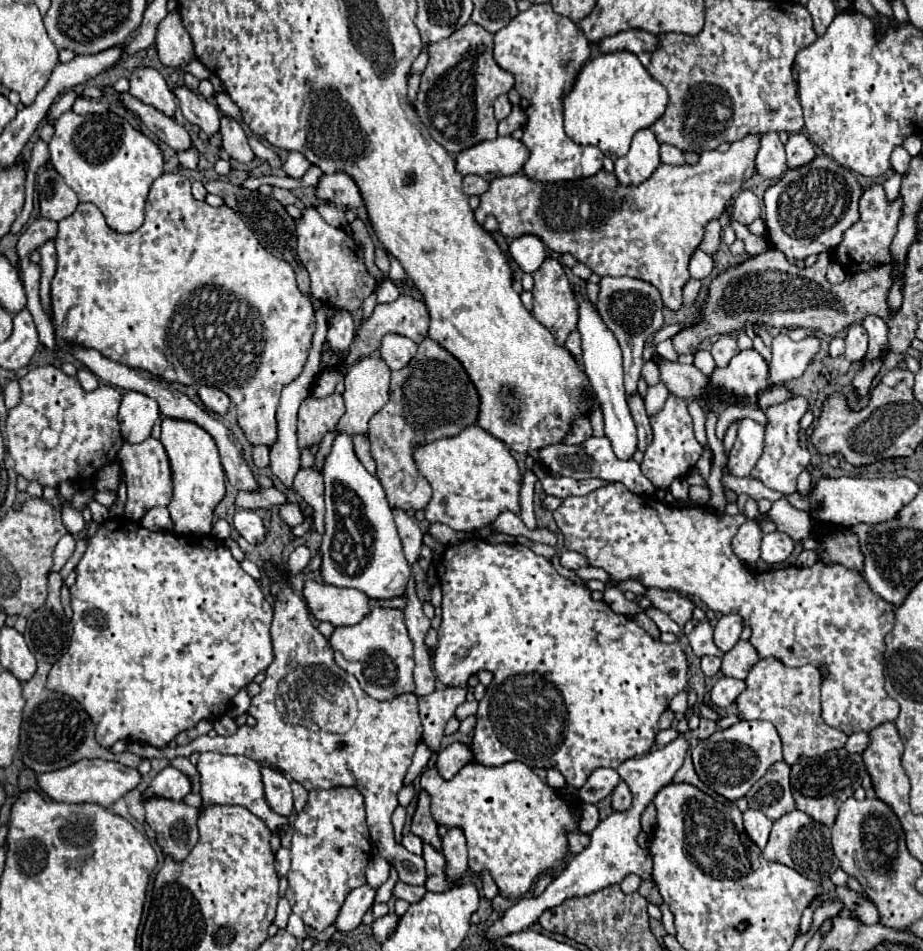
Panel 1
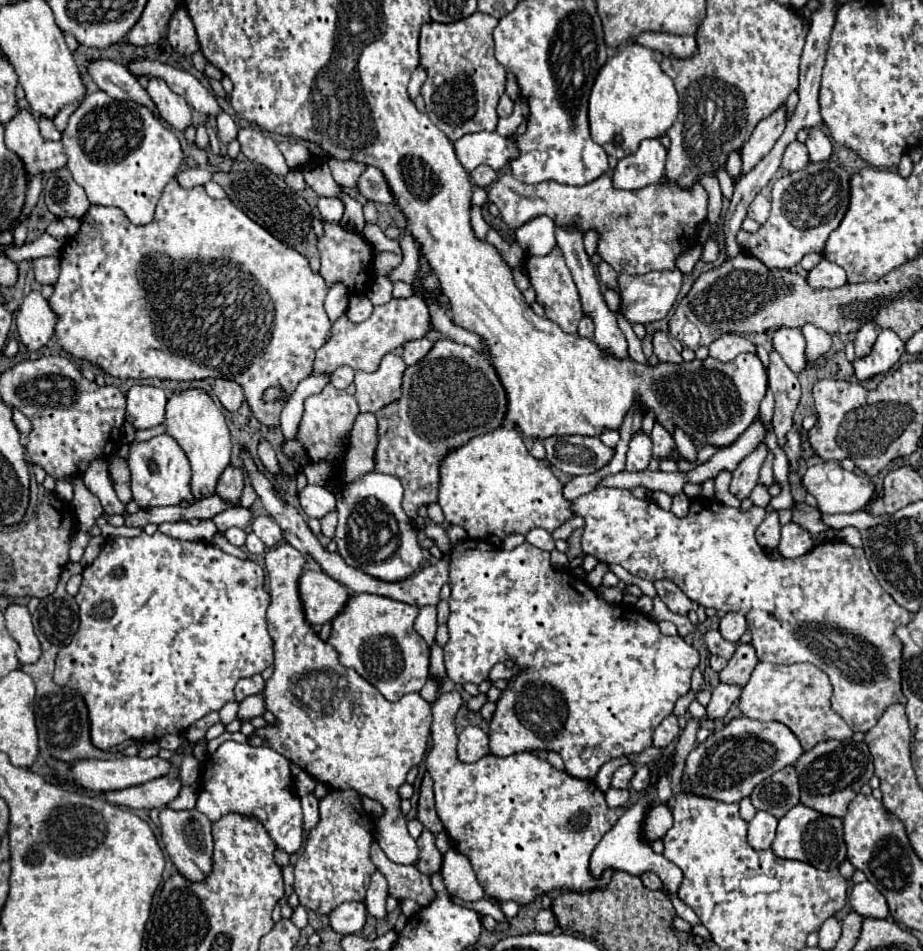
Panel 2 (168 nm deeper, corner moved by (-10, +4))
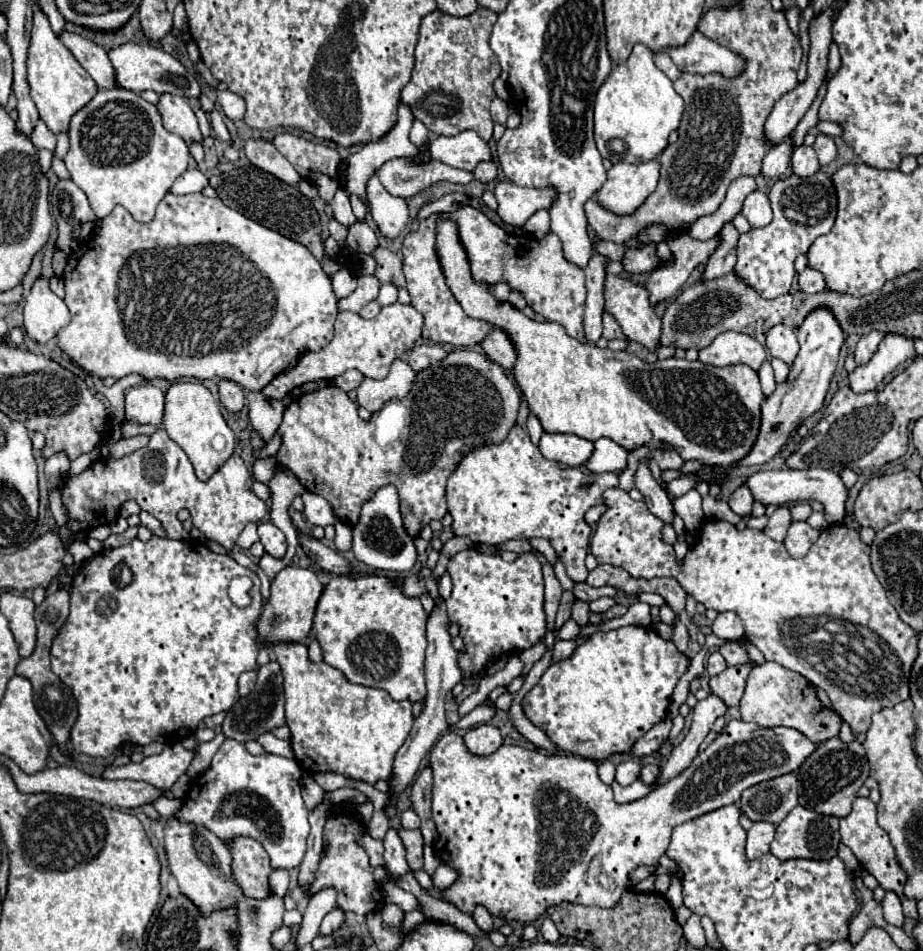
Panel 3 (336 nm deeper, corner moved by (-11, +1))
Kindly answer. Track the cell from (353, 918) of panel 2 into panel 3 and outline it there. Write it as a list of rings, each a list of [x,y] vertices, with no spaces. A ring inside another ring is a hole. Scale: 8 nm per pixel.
[[[334,909],[330,911],[324,919],[322,919],[322,925],[320,925],[320,935],[332,935],[336,929],[340,929],[344,921],[344,913],[340,909]]]

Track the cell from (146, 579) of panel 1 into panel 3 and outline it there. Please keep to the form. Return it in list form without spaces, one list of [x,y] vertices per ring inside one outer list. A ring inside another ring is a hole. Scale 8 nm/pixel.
[[[152,537],[148,543],[142,543],[140,539],[134,539],[132,543],[118,547],[118,549],[104,549],[94,555],[92,561],[88,561],[84,567],[78,569],[78,573],[72,579],[70,589],[70,615],[58,635],[52,641],[50,659],[52,659],[52,671],[72,689],[78,705],[78,719],[72,725],[70,731],[70,747],[76,753],[86,753],[92,757],[108,757],[116,747],[126,743],[138,743],[148,745],[152,741],[158,743],[176,743],[184,737],[192,735],[198,727],[198,723],[214,713],[228,711],[238,701],[238,675],[250,669],[256,669],[256,657],[258,657],[258,643],[256,643],[256,619],[262,613],[262,595],[260,595],[260,579],[246,567],[238,565],[228,555],[212,553],[206,545],[186,539],[186,541],[174,541],[174,539],[160,539]],[[246,575],[252,579],[250,597],[252,603],[244,609],[236,607],[228,597],[228,583],[238,577]]]

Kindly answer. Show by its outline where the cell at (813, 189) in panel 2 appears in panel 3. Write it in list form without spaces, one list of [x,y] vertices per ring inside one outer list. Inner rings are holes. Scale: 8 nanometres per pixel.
[[[818,171],[812,177],[796,177],[790,175],[786,179],[778,179],[770,189],[770,203],[774,211],[772,223],[762,229],[750,229],[738,239],[738,261],[736,261],[736,277],[752,287],[764,299],[776,299],[788,293],[794,271],[794,259],[800,253],[806,253],[812,241],[820,235],[826,235],[836,219],[836,191],[832,179]]]

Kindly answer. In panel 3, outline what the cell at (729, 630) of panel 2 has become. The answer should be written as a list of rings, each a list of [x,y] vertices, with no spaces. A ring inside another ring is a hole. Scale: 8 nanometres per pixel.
[[[732,611],[726,613],[718,613],[718,617],[712,623],[712,633],[720,639],[726,641],[734,641],[734,639],[742,639],[744,637],[744,625],[740,621],[740,617]]]

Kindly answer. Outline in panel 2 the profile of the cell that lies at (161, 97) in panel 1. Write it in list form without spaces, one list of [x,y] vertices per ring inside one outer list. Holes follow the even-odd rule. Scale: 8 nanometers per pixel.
[[[151,78],[147,92],[157,106],[157,114],[163,120],[167,120],[173,128],[185,130],[191,124],[189,104],[181,96],[177,96],[175,92],[171,92],[161,78]]]

